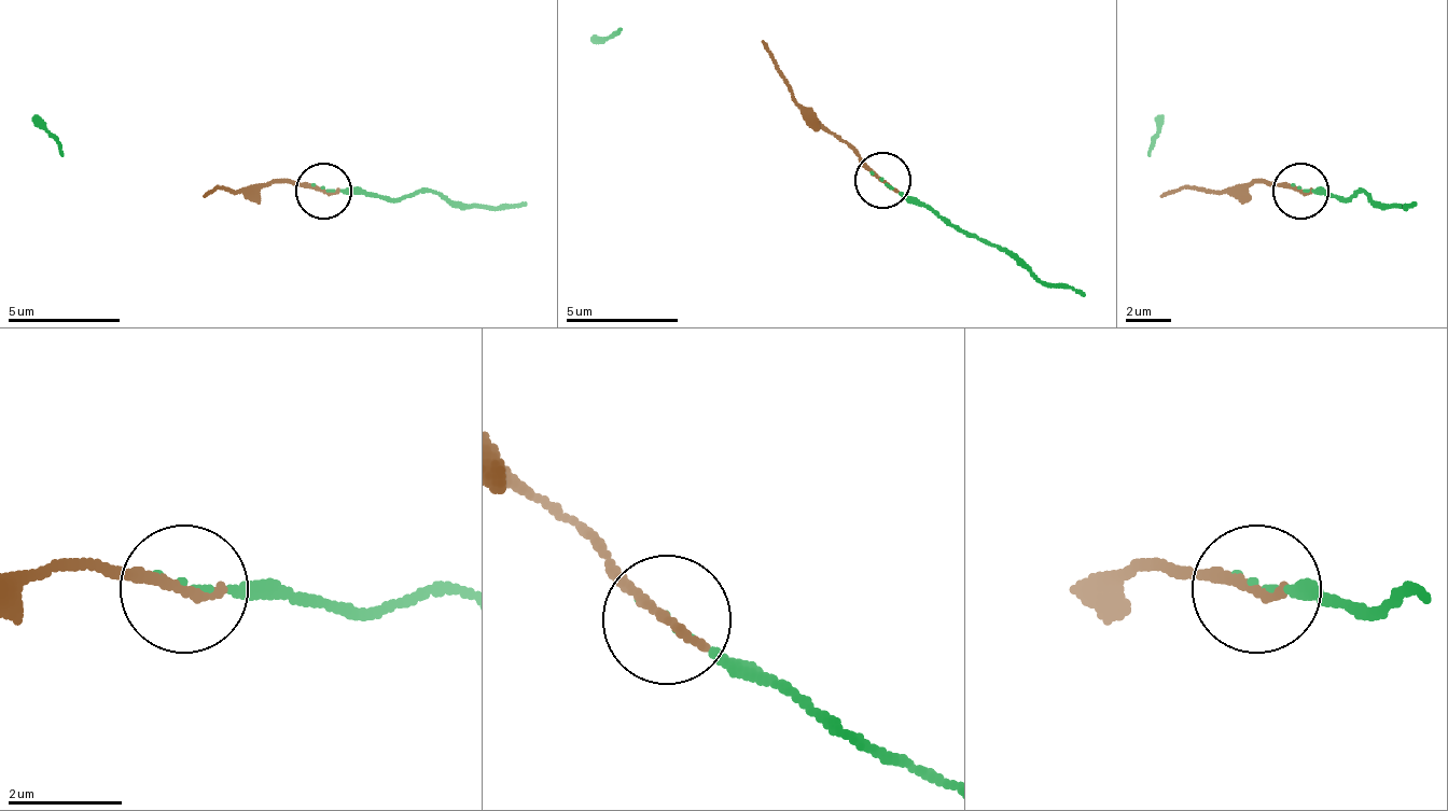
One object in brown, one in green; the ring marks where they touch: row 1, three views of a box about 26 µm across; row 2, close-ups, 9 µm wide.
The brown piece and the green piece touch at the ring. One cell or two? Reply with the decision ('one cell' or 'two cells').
two cells

